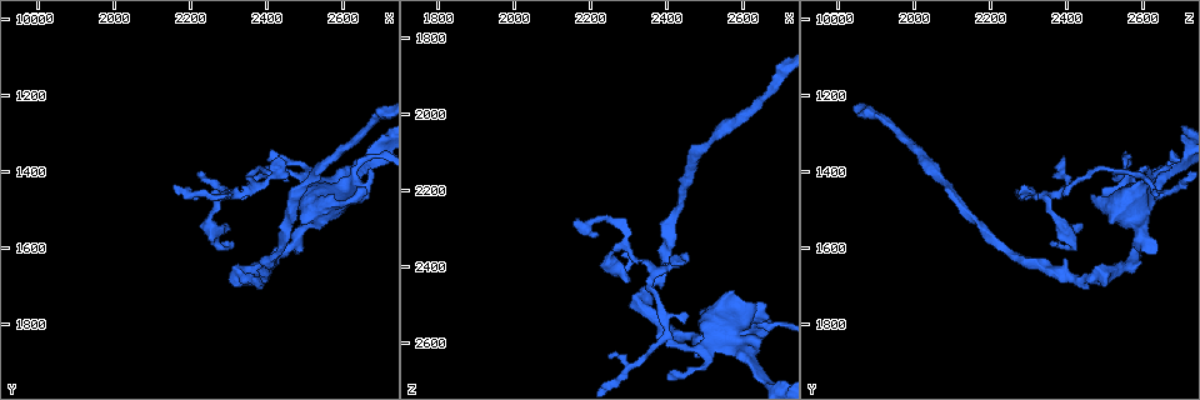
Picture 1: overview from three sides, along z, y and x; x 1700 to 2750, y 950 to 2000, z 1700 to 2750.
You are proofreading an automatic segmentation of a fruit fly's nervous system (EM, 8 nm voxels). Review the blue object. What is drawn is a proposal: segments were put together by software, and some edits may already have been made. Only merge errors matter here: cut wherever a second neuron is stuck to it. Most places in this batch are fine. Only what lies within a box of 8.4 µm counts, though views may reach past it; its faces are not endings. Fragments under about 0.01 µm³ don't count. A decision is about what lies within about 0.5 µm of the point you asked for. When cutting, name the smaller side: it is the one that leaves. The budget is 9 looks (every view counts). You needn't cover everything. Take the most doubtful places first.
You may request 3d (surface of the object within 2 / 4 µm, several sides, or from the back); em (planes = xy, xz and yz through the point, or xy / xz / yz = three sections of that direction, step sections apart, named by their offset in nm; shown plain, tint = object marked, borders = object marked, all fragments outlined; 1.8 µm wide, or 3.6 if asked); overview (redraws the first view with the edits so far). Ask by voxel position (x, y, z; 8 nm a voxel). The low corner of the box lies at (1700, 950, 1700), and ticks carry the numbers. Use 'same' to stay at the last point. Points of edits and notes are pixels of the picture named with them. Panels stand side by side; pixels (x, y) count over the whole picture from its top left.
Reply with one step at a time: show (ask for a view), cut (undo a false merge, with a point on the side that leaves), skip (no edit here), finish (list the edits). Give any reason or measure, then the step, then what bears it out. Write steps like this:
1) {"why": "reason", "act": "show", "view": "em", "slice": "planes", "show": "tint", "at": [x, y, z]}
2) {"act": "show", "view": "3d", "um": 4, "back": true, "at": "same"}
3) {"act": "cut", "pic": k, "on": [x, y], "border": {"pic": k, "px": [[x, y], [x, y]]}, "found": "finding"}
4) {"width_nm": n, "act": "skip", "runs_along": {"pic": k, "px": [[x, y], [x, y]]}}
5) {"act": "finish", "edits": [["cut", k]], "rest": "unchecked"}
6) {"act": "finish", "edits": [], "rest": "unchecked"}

{"why": "sudden change in width", "act": "show", "view": "3d", "um": 2, "at": [2650, 1385, 2560]}

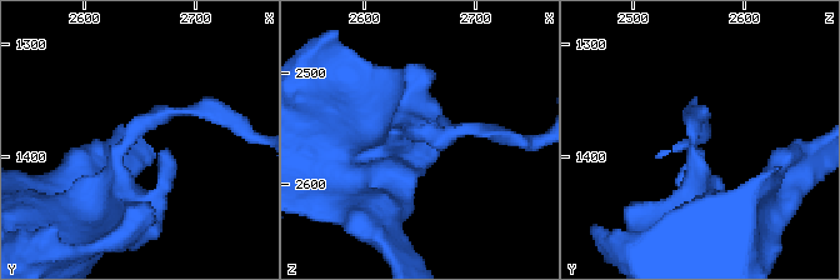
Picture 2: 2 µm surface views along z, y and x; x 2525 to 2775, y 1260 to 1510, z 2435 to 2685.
{"act": "show", "view": "em", "slice": "yz", "step": 4, "show": "tint", "at": [2646, 1378, 2556]}

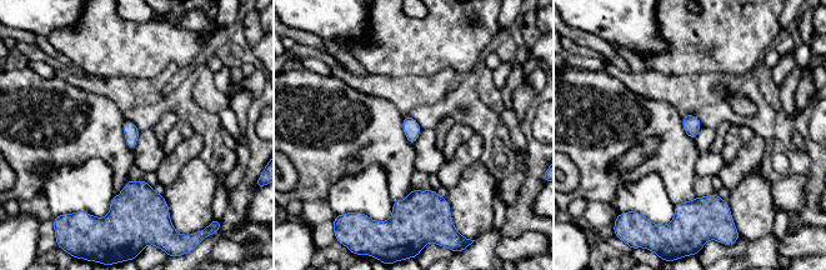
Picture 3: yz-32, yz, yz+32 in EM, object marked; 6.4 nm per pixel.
{"width_nm": 100, "act": "skip", "found": "one neuron here"}

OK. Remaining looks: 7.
{"why": "sharp bend", "act": "show", "view": "em", "slice": "planes", "show": "plain", "at": [2335, 1680, 2485]}

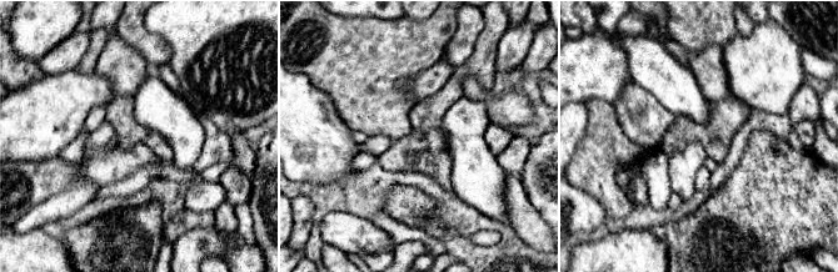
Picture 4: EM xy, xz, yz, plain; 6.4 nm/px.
{"why": "with the object marked", "act": "show", "view": "em", "slice": "planes", "show": "tint", "at": "same"}

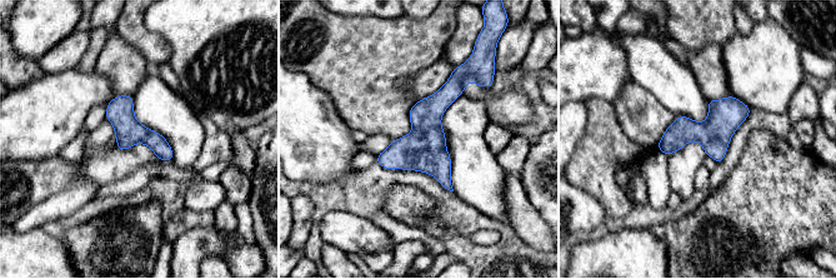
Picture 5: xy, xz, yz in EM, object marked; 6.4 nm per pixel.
{"act": "skip", "runs_along": {"pic": 5, "px": [[457, 75], [426, 126], [380, 160]]}, "found": "one neuron here"}

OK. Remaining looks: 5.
{"why": "branch point", "act": "show", "view": "3d", "um": 2, "at": [2300, 1460, 2350]}

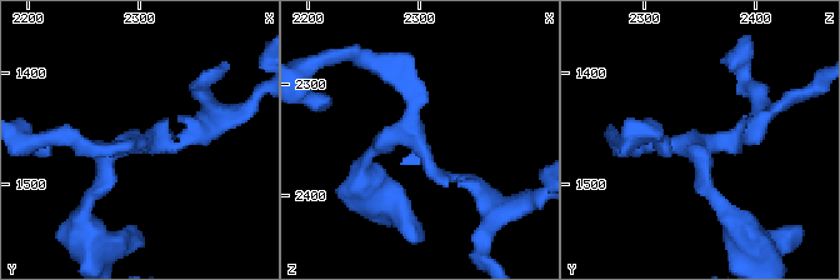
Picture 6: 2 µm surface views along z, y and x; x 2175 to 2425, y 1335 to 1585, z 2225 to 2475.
{"arms": 3, "why": "shape alone is not enough", "act": "show", "view": "em", "slice": "xy", "step": 8, "show": "tint", "at": [2296, 1464, 2350]}

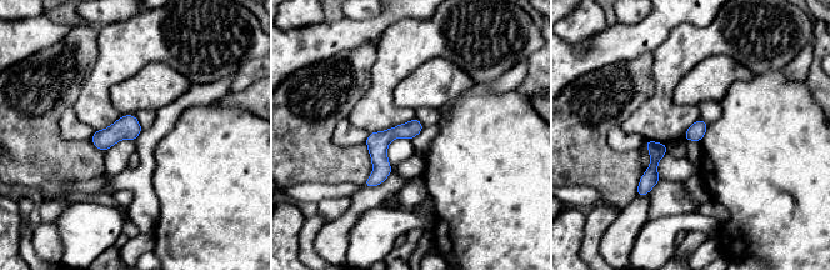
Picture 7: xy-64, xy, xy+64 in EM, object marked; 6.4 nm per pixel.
{"why": "another direction", "act": "show", "view": "em", "slice": "planes", "show": "tint", "at": "same"}

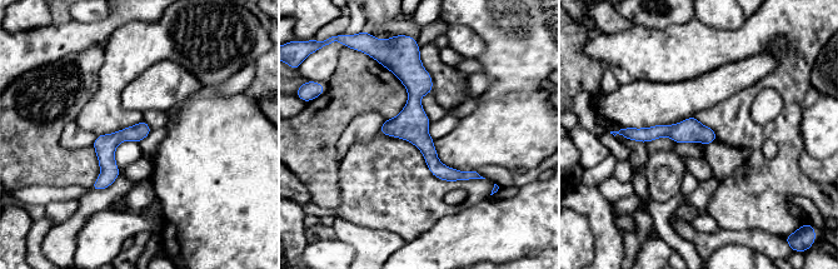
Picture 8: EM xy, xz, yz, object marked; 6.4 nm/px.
{"act": "skip", "runs_along": {"pic": 8, "px": [[413, 59], [415, 131], [444, 173], [474, 175]]}, "found": "one neuron here"}

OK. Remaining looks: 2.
{"act": "finish", "edits": [], "rest": "unchecked"}

